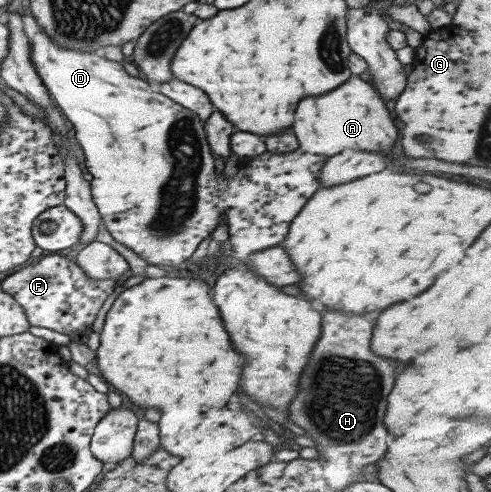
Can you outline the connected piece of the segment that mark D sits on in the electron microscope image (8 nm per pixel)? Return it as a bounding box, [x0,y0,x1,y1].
[25,20,326,266]

